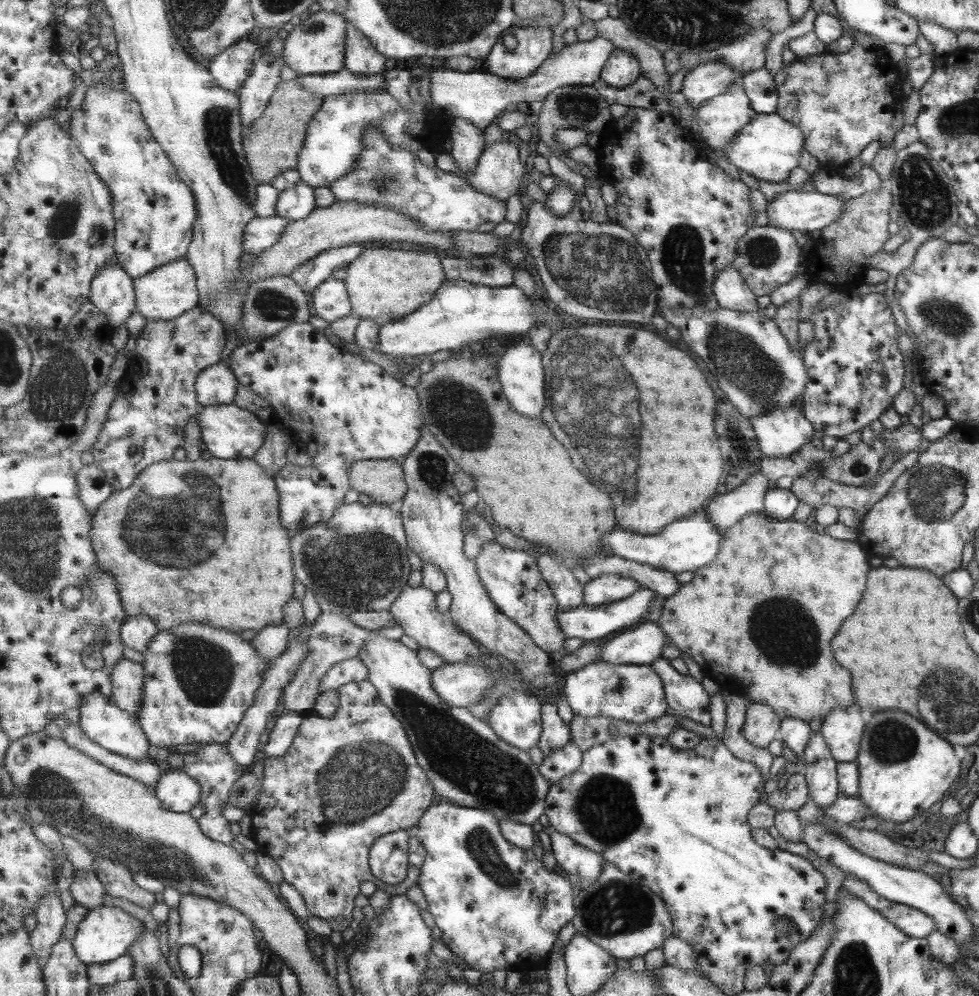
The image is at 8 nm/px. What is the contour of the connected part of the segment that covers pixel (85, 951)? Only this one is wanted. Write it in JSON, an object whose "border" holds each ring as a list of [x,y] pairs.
{"border":[[[105,904],[99,908],[90,909],[85,920],[79,925],[74,938],[74,947],[79,958],[86,964],[105,964],[119,959],[128,952],[128,948],[136,943],[147,930],[146,924],[115,905]]]}

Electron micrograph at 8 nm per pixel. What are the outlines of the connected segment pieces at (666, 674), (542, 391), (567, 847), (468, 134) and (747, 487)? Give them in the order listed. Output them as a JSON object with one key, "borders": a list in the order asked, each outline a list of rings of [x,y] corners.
{"borders":[[[[661,657],[652,667],[664,680],[671,713],[711,726],[711,696],[701,682],[690,675],[680,674],[669,662]]],[[[517,339],[511,340],[508,344],[509,348],[505,350],[505,354],[500,358],[498,364],[498,375],[505,396],[513,408],[525,416],[540,417],[543,408],[545,408],[545,400],[547,400],[547,379],[544,360],[542,354],[533,346],[531,340]]],[[[557,831],[550,835],[547,840],[549,848],[553,851],[559,866],[567,872],[567,874],[578,874],[585,882],[593,882],[599,878],[604,871],[606,860],[598,852],[593,849],[585,848],[564,833]]],[[[465,118],[455,119],[450,129],[454,142],[450,153],[460,166],[456,174],[466,180],[466,176],[478,165],[487,148],[486,138],[483,136],[485,132]]],[[[760,472],[751,474],[751,480],[743,480],[733,492],[723,494],[709,504],[708,515],[723,535],[745,515],[760,514],[764,510],[767,479]]]]}

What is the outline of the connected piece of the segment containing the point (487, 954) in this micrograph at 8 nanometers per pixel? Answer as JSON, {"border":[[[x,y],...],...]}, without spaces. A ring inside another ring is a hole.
{"border":[[[437,795],[419,824],[409,830],[385,834],[373,842],[369,850],[371,872],[386,884],[399,884],[408,876],[409,840],[417,838],[423,844],[427,858],[422,866],[418,886],[425,894],[436,925],[442,931],[442,942],[456,957],[462,958],[475,970],[517,970],[545,966],[559,932],[576,915],[573,884],[568,877],[547,870],[541,857],[531,849],[511,844],[503,836],[500,820],[488,810],[469,808]]]}

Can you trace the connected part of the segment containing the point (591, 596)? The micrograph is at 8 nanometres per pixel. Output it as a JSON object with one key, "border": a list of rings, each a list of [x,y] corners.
{"border":[[[603,575],[601,578],[596,580],[590,580],[585,585],[585,600],[584,604],[589,606],[608,605],[614,602],[619,602],[633,596],[639,588],[645,588],[640,586],[635,579],[625,578],[619,575]]]}

